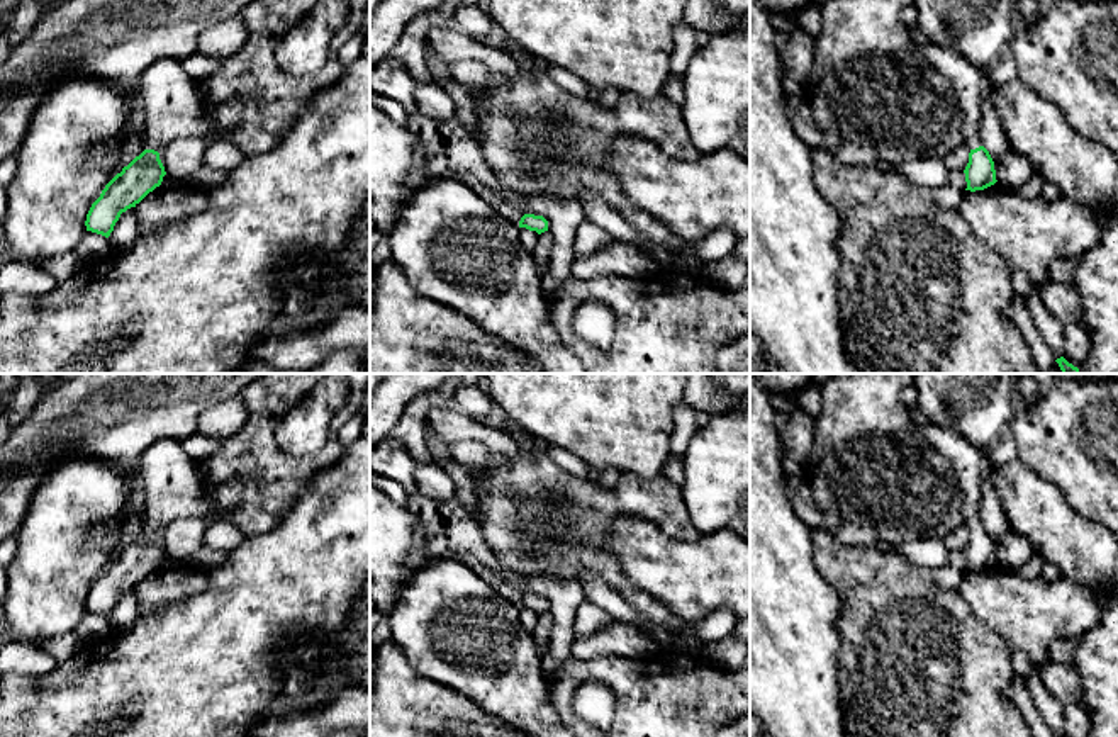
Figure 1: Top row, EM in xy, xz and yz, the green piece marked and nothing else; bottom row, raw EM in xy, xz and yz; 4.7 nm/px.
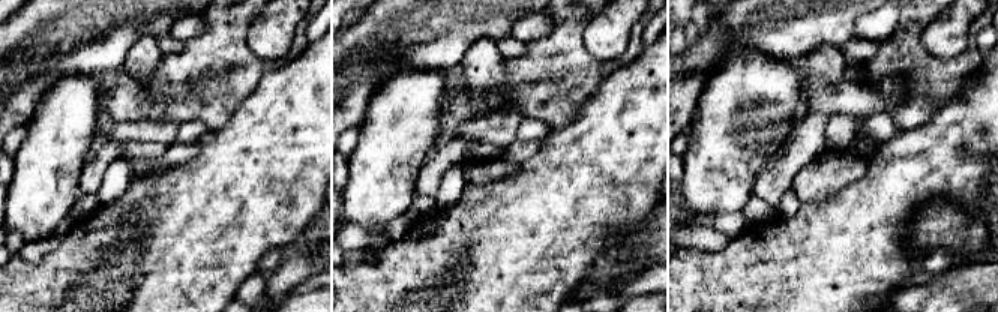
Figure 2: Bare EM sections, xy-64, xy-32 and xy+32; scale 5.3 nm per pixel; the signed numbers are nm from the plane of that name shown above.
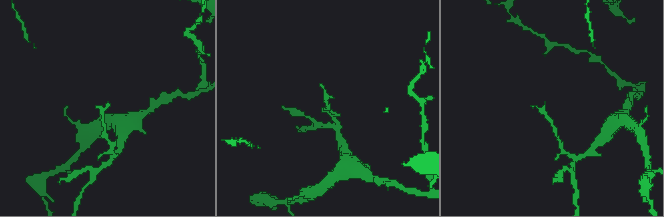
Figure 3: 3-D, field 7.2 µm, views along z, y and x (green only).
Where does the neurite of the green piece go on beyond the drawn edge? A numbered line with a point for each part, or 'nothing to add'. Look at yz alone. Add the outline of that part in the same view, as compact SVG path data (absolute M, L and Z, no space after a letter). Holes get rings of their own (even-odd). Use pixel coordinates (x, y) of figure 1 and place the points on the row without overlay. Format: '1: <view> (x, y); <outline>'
1: yz (969, 462); M916 425L923 438L942 453L953 467L955 477L964 492L962 513L965 526L975 530L982 526L979 518L982 501L982 477L986 469L986 453L967 443L955 431L935 425Z

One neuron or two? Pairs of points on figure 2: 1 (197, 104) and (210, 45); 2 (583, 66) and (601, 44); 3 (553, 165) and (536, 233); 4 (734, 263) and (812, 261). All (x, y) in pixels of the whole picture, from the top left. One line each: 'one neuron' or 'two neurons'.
1: one neuron
2: two neurons
3: one neuron
4: one neuron

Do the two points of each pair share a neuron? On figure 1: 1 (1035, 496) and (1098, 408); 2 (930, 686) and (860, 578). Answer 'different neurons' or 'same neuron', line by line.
1: different neurons
2: same neuron

